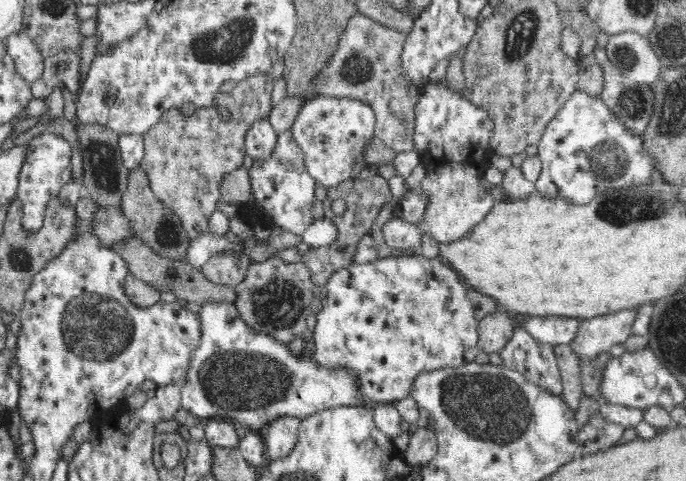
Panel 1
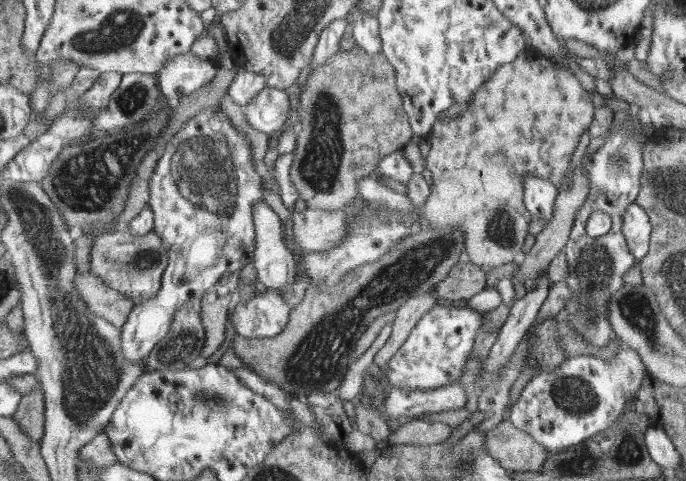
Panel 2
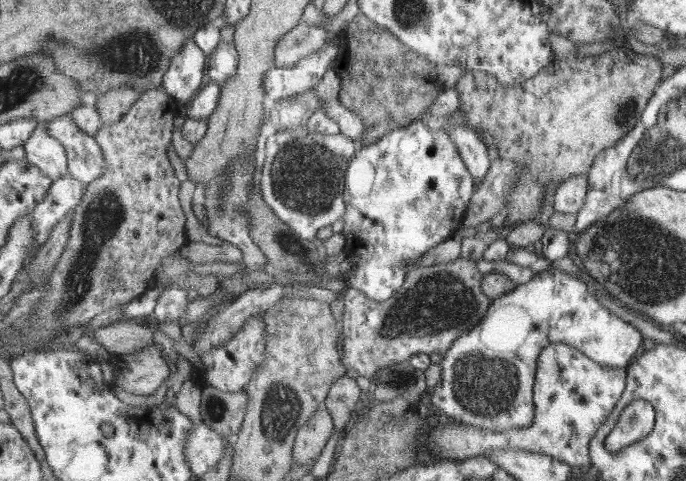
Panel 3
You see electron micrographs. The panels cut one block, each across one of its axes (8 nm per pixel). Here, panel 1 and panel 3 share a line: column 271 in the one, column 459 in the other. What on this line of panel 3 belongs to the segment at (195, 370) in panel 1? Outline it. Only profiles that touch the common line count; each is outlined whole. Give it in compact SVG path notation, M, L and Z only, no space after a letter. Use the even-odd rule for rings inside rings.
M557 268L549 270L549 272L538 272L531 281L522 285L517 285L513 291L493 300L490 310L487 310L485 317L481 319L481 322L469 333L465 333L455 340L455 343L444 353L443 360L441 362L442 374L438 383L431 388L431 402L440 409L450 419L458 422L469 424L469 426L475 426L475 428L481 428L481 430L497 430L497 432L503 432L503 430L515 429L515 428L527 428L527 426L533 426L536 414L536 405L534 402L534 384L536 381L536 374L538 373L538 359L541 357L541 353L547 346L555 343L564 343L568 346L573 346L576 350L582 351L588 358L597 362L600 366L608 367L609 369L625 369L627 370L630 363L637 358L637 355L641 352L643 344L643 336L641 332L630 324L625 322L621 318L615 316L615 314L609 312L605 306L603 306L597 298L591 295L591 292L587 290L587 286L583 280L570 276L569 274L561 271Z

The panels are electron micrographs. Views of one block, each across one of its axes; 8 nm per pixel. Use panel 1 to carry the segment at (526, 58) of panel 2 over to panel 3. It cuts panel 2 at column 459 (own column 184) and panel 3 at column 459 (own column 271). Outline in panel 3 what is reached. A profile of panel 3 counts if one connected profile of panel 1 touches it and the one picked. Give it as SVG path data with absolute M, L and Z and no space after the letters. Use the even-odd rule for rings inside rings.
M614 48L600 55L577 55L575 59L555 58L547 68L541 69L537 76L513 86L501 83L493 74L466 70L455 84L456 90L460 92L458 110L467 116L473 128L482 130L483 142L487 146L495 146L499 150L500 158L513 160L521 164L523 169L519 173L517 185L508 193L507 222L491 231L478 232L473 237L464 238L463 258L481 260L485 250L501 238L503 230L529 220L535 221L535 216L543 210L545 198L549 196L543 192L549 192L551 188L557 189L557 186L565 182L565 177L589 173L595 160L600 158L605 150L612 149L620 143L642 120L643 111L651 100L651 94L654 94L653 88L657 86L659 76L661 64L656 58L635 53L630 48Z

